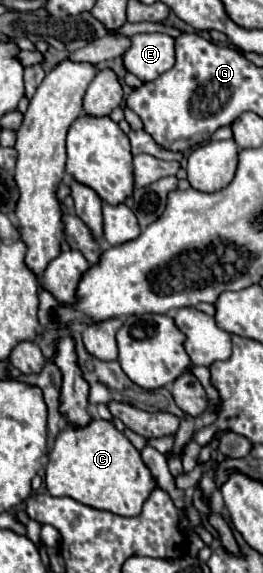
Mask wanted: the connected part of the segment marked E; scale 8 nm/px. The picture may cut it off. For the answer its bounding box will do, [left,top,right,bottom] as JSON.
[122,33,174,81]

